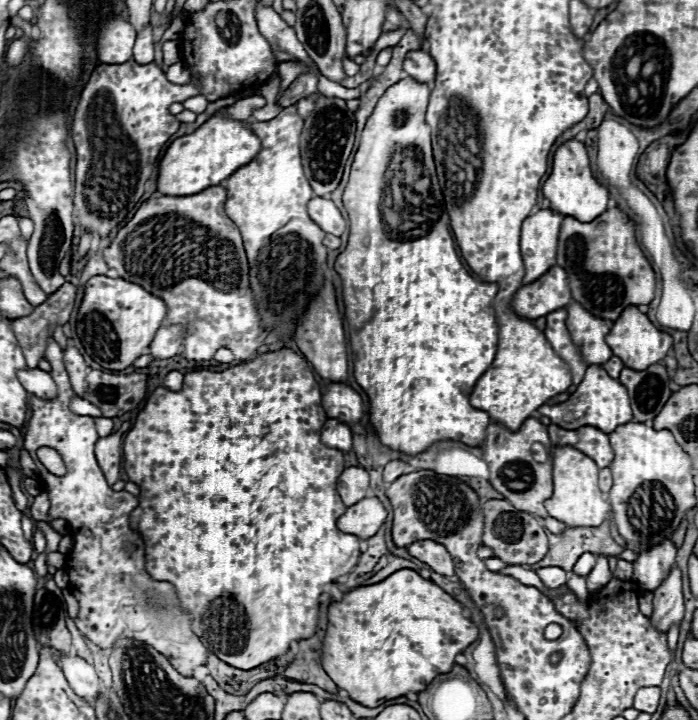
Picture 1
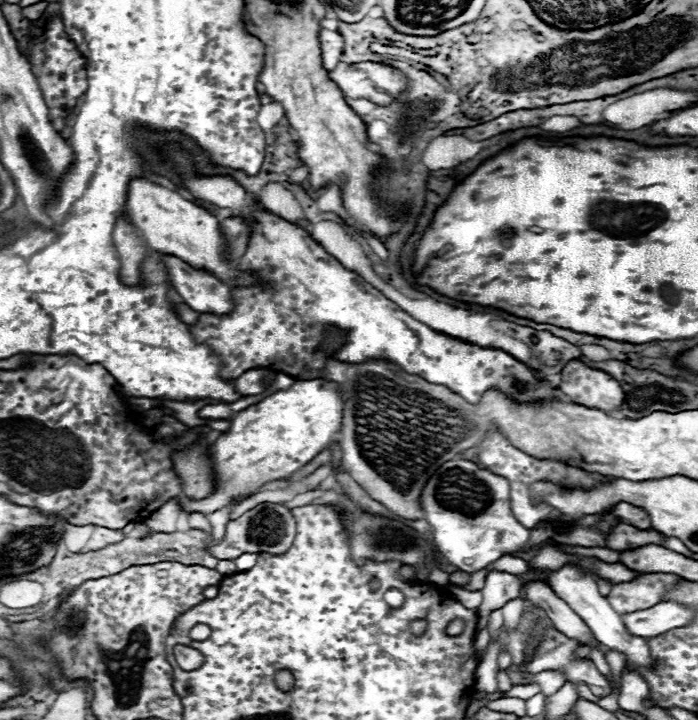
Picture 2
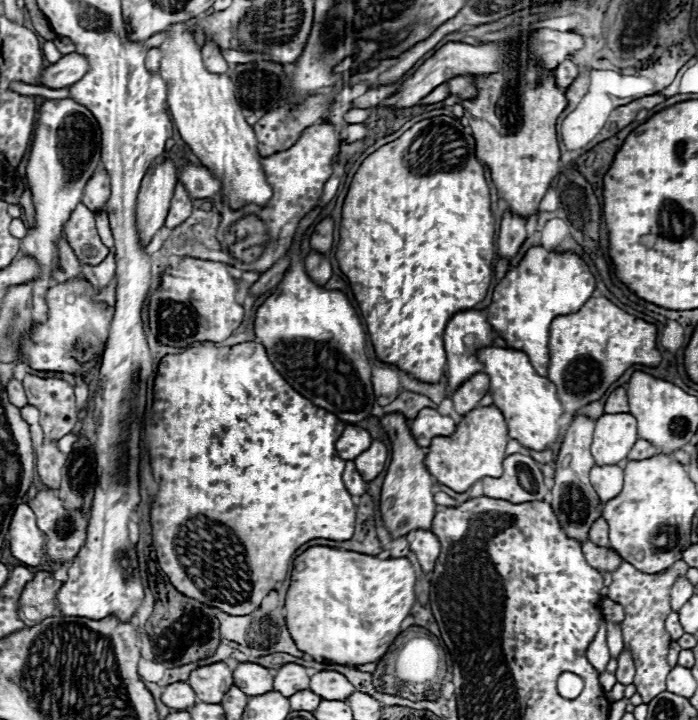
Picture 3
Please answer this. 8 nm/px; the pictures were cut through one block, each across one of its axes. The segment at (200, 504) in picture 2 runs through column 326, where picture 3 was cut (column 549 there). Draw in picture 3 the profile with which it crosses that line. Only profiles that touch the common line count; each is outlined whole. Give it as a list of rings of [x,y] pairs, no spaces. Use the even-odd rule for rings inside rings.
[[[486,346],[478,350],[478,360],[484,364],[484,372],[490,376],[490,392],[494,398],[494,406],[504,414],[510,438],[532,450],[546,450],[552,442],[556,442],[562,404],[556,398],[556,386],[532,368],[528,356],[510,348]]]

